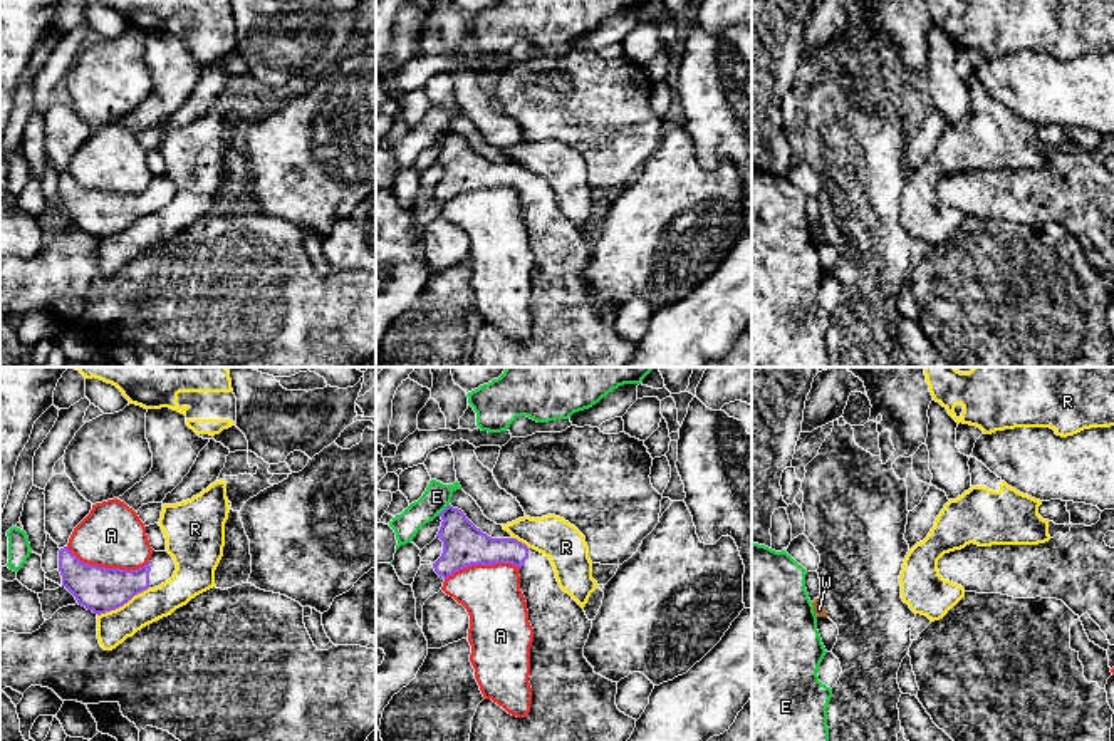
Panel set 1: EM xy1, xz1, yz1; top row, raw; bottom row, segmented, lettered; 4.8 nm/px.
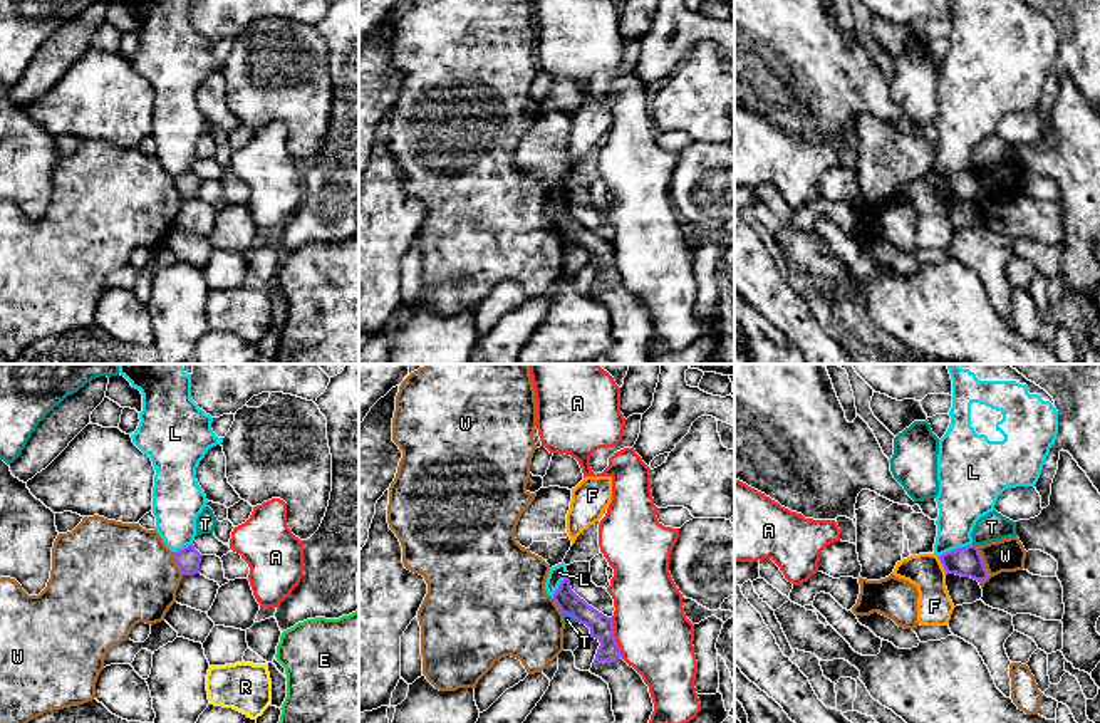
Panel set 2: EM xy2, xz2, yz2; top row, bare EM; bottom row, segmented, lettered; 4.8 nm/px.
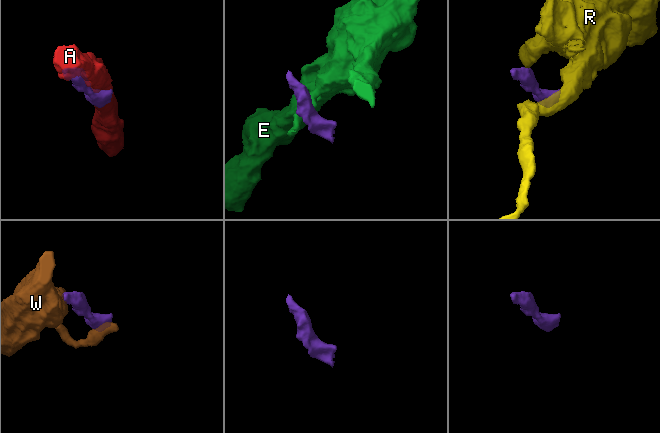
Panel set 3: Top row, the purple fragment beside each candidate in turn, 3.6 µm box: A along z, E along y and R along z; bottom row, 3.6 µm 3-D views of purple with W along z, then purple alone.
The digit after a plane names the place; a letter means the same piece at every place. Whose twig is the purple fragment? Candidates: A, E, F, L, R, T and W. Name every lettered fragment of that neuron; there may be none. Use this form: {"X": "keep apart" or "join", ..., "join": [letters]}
{"A": "keep apart", "E": "keep apart", "F": "keep apart", "L": "keep apart", "R": "keep apart", "T": "keep apart", "W": "keep apart", "join": []}

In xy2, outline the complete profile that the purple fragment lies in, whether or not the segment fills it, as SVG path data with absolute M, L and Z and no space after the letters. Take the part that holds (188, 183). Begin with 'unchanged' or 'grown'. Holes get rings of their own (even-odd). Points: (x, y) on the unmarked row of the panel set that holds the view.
unchanged; M191 168L174 176L174 186L183 200L195 200L200 198L201 178Z

